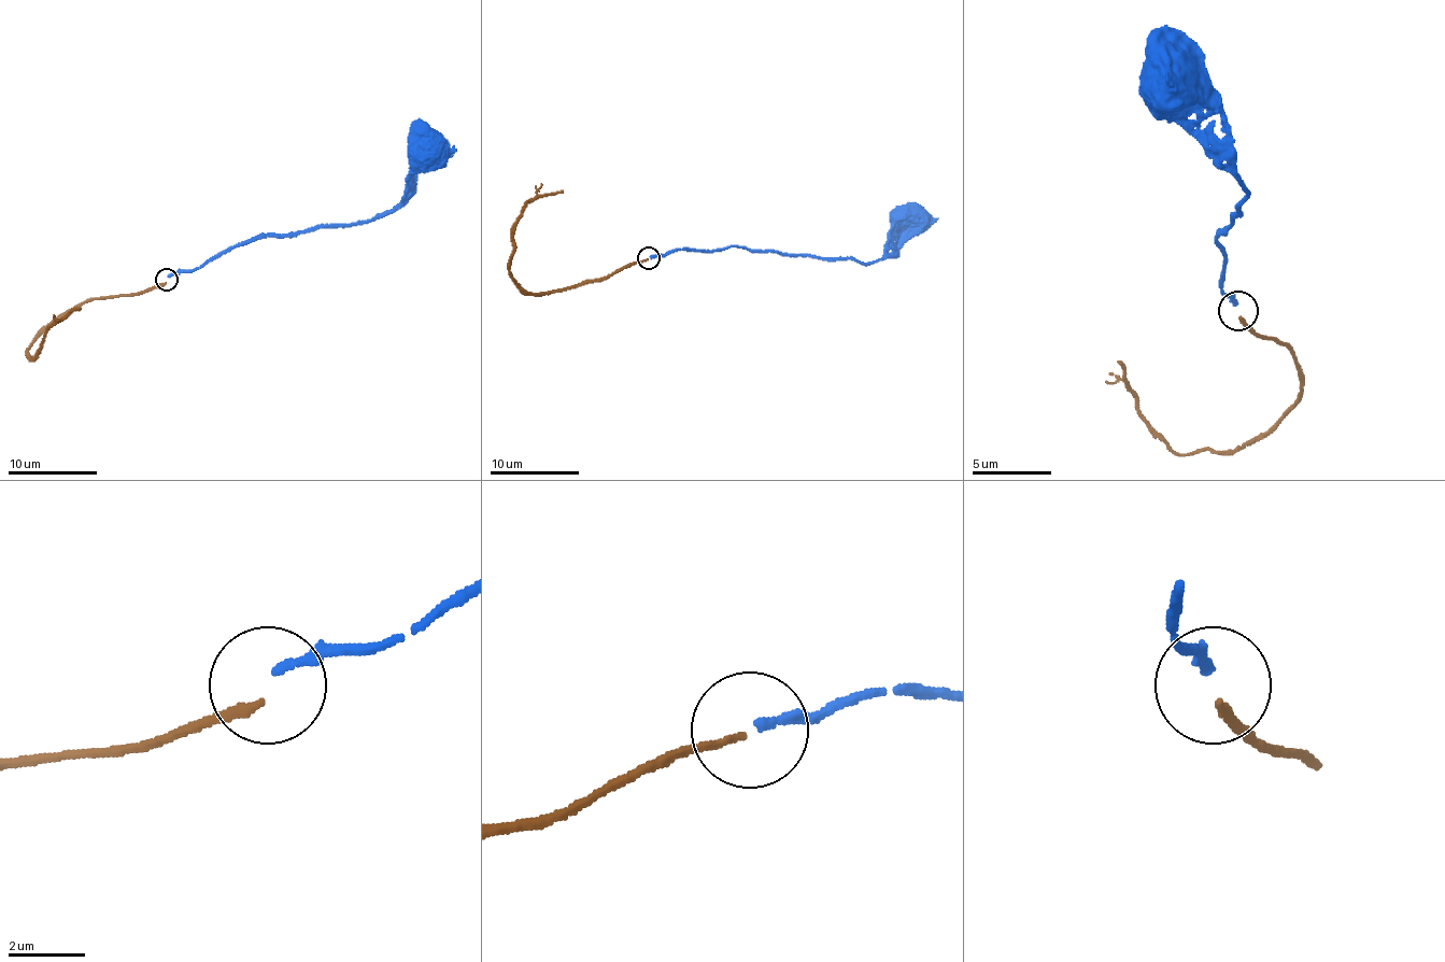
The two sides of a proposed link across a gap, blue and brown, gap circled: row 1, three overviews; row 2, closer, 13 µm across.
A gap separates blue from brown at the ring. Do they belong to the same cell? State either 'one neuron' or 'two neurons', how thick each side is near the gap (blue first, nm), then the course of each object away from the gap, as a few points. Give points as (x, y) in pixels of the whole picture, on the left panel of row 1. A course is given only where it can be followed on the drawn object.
two neurons | 240/200 nm | blue via (167, 276), (198, 269), (268, 236), (363, 224), (386, 215), (411, 193), (413, 170), (429, 151) | brown via (165, 283), (123, 296), (100, 296), (64, 312), (30, 343), (30, 362), (53, 325), (80, 308)

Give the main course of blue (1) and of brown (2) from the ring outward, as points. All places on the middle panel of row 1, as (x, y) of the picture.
1: (649, 257), (734, 245), (802, 257), (845, 257), (868, 264), (893, 252), (916, 230), (916, 221), (911, 218)
2: (647, 259), (605, 277), (546, 293), (528, 293), (512, 277), (512, 225), (535, 196), (562, 189)

